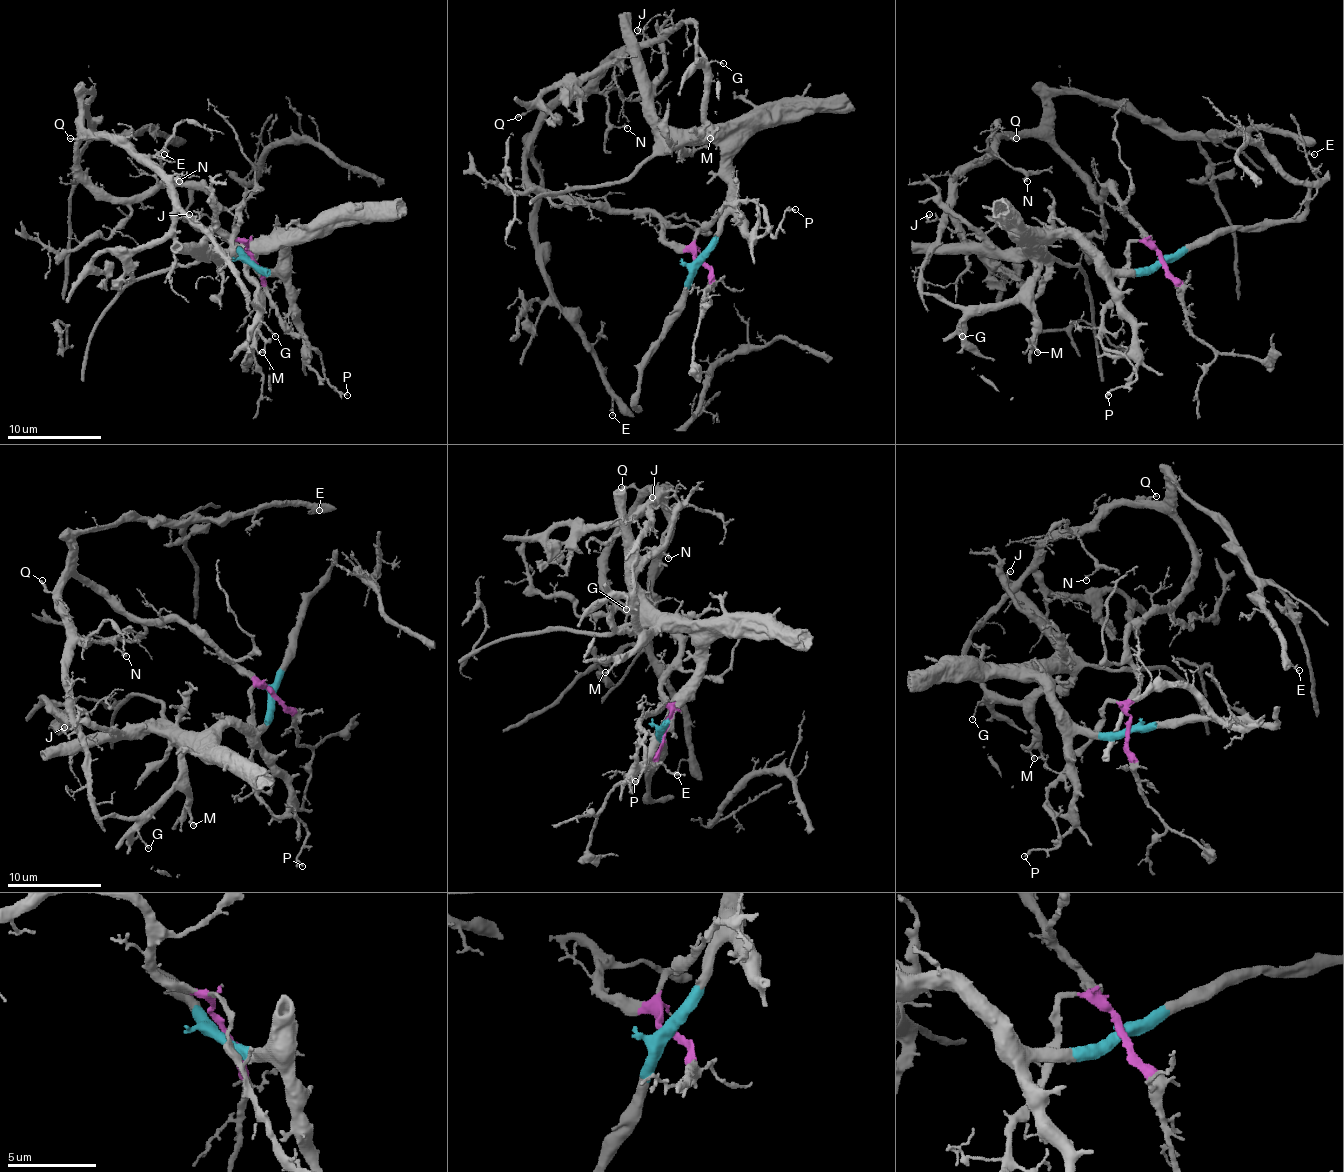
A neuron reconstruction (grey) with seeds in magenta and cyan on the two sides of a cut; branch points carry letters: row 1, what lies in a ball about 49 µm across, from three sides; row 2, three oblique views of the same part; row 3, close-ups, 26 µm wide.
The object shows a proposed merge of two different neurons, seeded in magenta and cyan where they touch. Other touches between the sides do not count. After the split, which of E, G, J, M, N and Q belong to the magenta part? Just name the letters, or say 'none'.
E, J, N, Q

